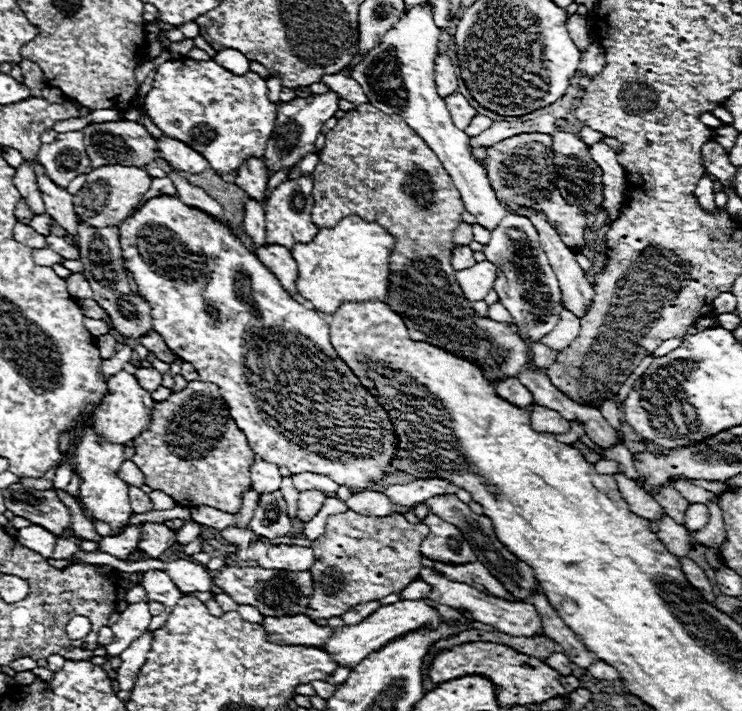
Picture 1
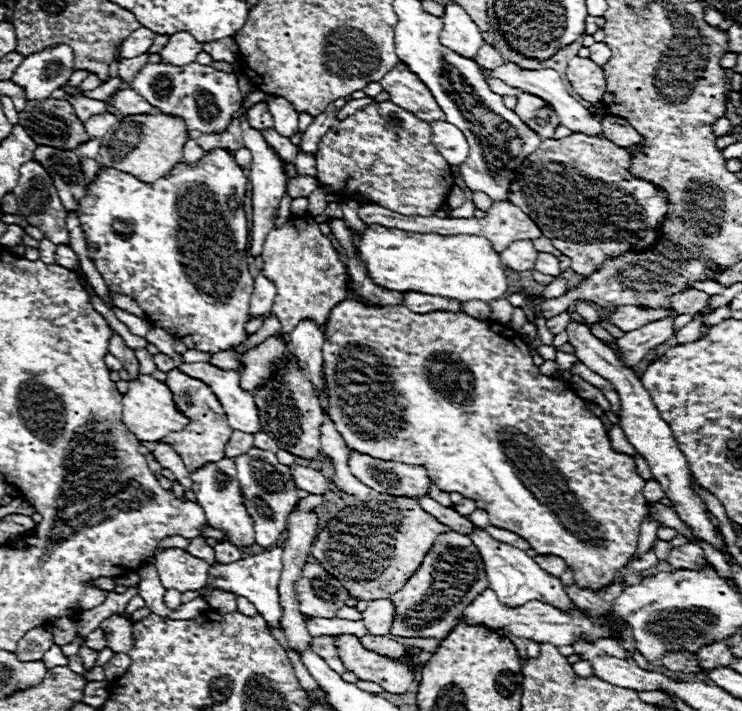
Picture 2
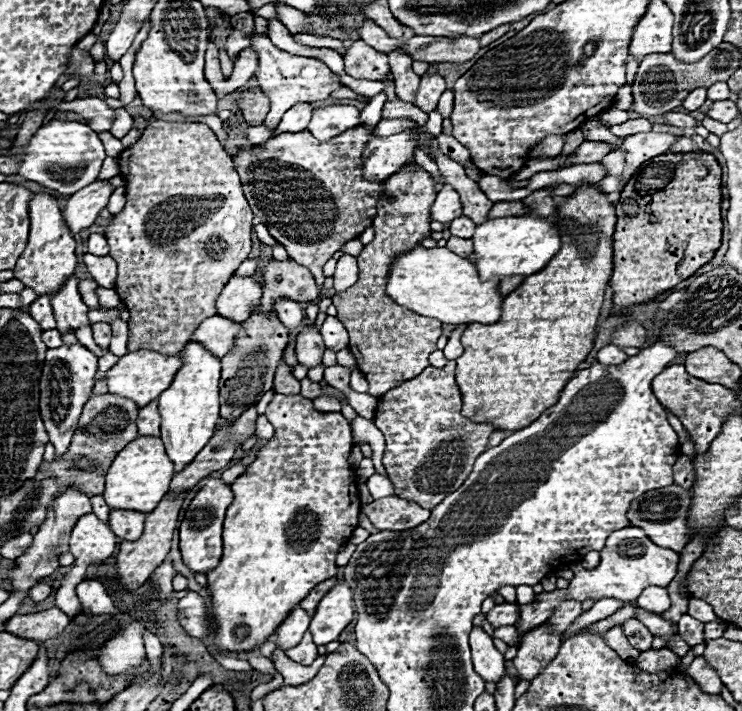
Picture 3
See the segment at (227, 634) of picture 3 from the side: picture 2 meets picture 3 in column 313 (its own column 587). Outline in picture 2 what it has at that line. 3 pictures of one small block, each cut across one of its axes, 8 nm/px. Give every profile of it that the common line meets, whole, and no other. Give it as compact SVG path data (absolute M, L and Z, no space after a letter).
M342 300L330 310L330 324L324 342L324 366L330 388L330 416L332 422L340 426L342 436L348 438L346 446L350 450L368 454L378 460L424 466L430 472L432 482L442 492L448 494L458 492L464 498L474 500L478 508L488 512L490 524L522 536L530 544L530 548L536 550L538 556L548 556L548 554L560 556L572 570L574 584L580 588L590 588L590 590L608 588L614 582L616 572L622 570L636 554L640 524L648 516L648 504L650 504L642 494L646 482L638 476L636 464L630 456L618 454L610 448L608 432L602 420L588 408L586 400L576 396L576 392L570 388L568 382L540 374L538 366L534 366L532 362L532 354L526 342L514 330L496 322L484 322L472 318L464 312L416 314L406 306L366 306L356 300Z

